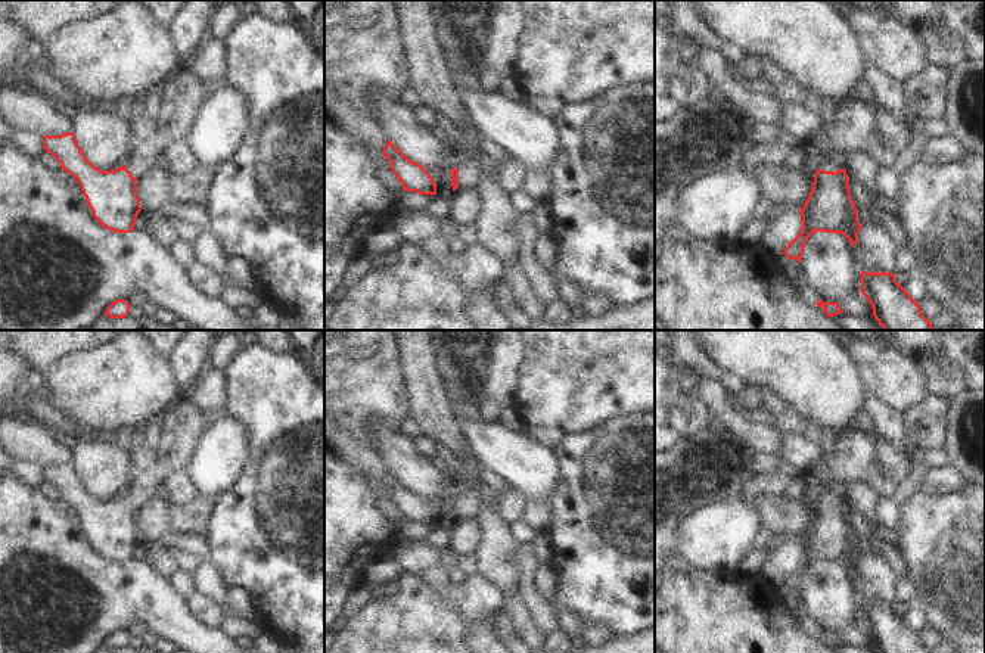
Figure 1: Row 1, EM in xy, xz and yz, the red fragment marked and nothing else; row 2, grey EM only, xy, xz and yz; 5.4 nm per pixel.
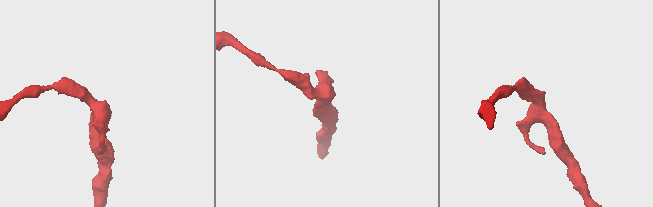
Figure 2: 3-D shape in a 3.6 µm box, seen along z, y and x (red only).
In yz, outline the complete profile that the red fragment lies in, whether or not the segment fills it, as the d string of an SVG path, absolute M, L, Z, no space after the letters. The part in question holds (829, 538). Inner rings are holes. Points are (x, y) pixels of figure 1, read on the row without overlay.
M820 483L812 519L802 539L801 563L784 578L790 590L802 591L804 578L812 563L840 563L855 578L861 554L849 522L849 507L842 494L830 494Z

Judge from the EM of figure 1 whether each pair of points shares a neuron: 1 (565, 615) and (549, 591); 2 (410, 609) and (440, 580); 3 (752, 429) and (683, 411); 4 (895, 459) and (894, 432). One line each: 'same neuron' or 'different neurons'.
1: same neuron
2: different neurons
3: different neurons
4: different neurons

